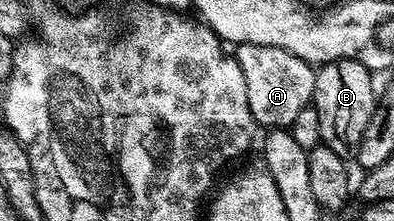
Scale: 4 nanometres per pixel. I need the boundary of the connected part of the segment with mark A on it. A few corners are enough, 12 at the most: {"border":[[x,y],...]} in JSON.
{"border":[[240,42],[233,56],[263,128],[312,105],[315,70],[285,48]]}

